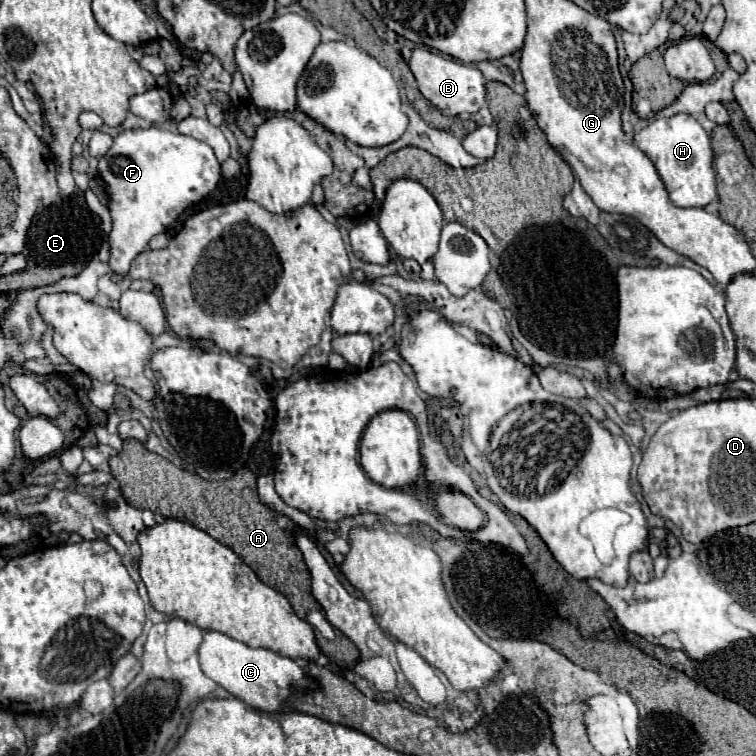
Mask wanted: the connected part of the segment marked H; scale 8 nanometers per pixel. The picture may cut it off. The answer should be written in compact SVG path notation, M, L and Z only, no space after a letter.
M674 115L670 119L654 119L648 127L638 131L632 141L642 149L656 165L670 199L676 207L704 207L718 199L716 195L716 173L714 173L714 151L708 133L690 115Z

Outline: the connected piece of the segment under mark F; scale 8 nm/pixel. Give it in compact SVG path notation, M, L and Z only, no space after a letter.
M160 127L126 129L114 137L108 153L98 161L98 175L110 197L110 259L114 273L128 273L130 263L148 247L148 241L164 233L190 205L212 193L220 181L220 163L214 151L192 137Z

